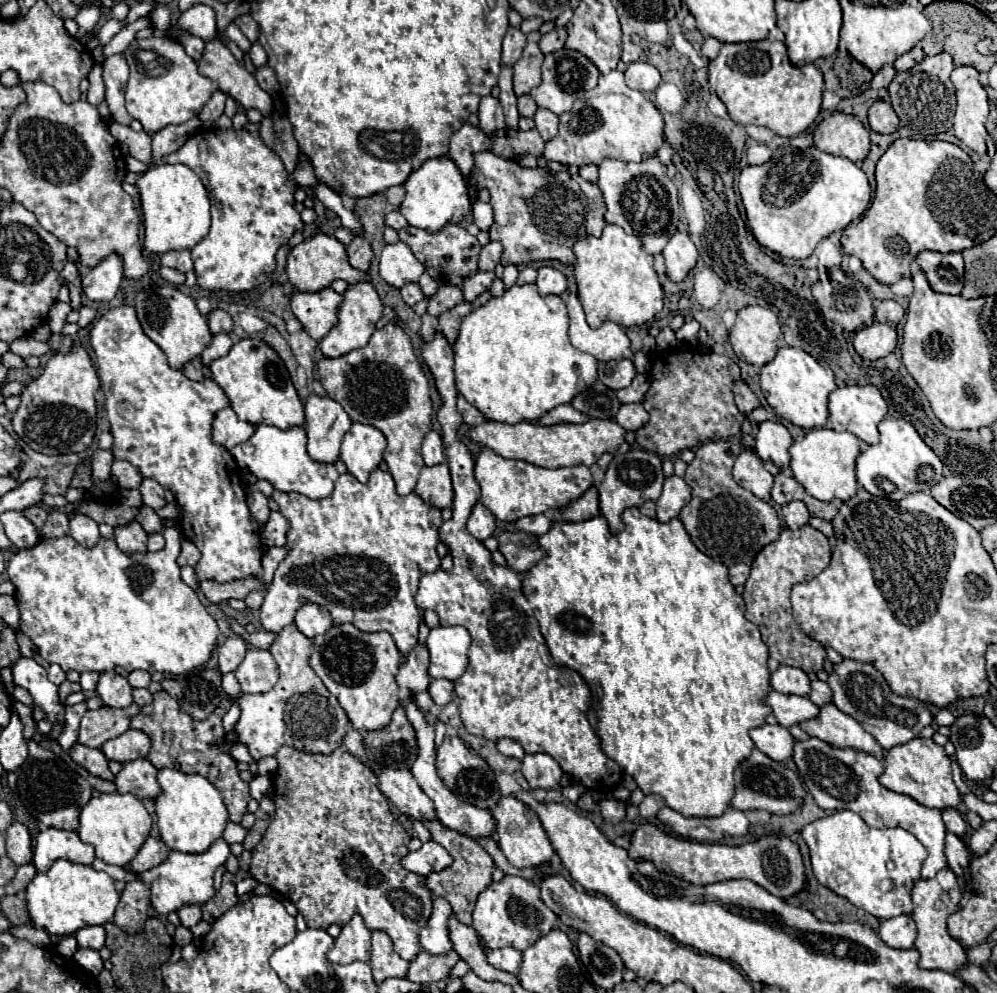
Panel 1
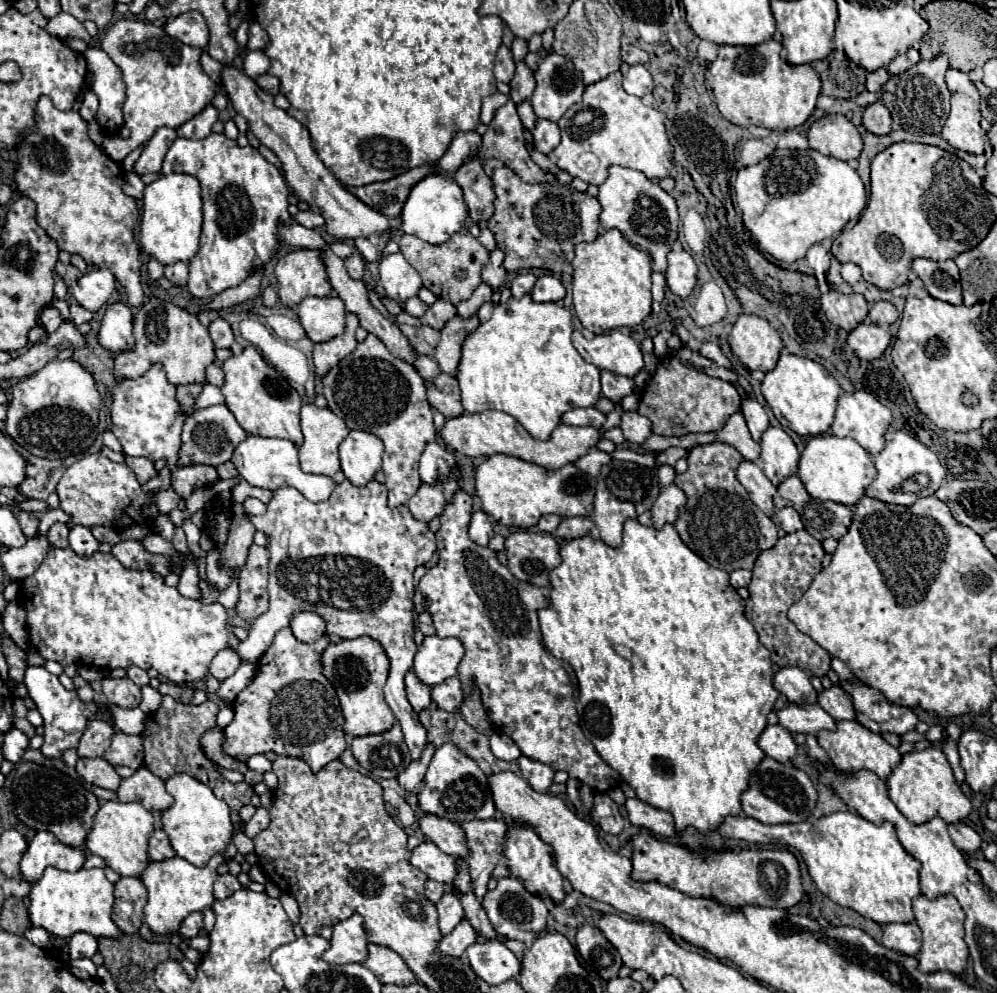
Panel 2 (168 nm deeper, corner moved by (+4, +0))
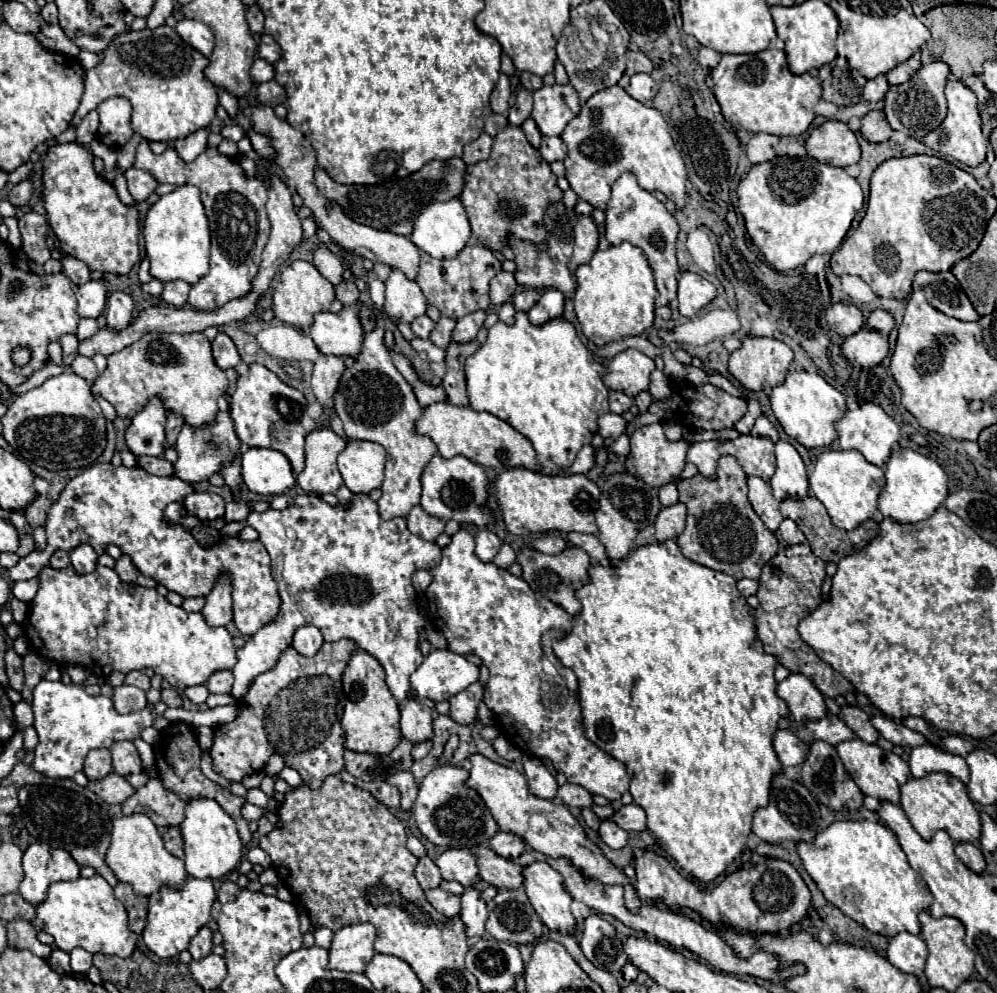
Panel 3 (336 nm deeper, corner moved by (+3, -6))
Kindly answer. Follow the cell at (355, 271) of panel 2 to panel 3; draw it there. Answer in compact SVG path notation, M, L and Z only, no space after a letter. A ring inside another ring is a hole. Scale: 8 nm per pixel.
M353 274L349 280L341 282L341 284L335 288L337 300L341 300L343 306L351 306L351 304L355 304L357 298L359 298L359 290L357 290L357 286L355 286L355 280L357 280L357 276Z

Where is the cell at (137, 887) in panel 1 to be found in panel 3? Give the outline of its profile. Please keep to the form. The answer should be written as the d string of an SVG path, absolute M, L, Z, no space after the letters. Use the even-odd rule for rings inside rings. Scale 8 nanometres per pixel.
M119 882L115 886L115 898L125 906L125 910L129 914L127 928L135 934L141 934L147 924L147 896L139 896L131 890L129 884Z

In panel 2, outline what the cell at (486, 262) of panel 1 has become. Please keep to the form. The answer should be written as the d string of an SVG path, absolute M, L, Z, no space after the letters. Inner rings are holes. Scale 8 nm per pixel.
M496 248L494 252L490 252L490 262L482 270L484 284L488 284L494 290L502 288L506 282L506 276L508 276L508 272L502 266L502 260L504 260L504 252L500 248Z

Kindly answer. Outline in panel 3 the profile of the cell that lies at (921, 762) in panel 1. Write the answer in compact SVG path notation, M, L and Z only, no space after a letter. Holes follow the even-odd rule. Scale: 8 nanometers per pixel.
M931 772L923 778L909 778L901 784L901 806L909 816L911 826L929 840L937 830L945 830L955 842L977 842L981 836L979 812L967 796L967 788L955 776Z

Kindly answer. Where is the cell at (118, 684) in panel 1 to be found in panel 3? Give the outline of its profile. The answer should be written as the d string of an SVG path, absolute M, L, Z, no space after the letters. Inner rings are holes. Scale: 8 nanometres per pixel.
M121 684L113 690L113 704L115 704L117 712L131 714L131 712L139 712L147 706L147 696L137 686Z

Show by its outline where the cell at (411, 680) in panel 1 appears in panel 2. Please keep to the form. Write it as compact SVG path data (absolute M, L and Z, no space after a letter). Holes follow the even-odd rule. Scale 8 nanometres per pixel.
M412 670L406 674L406 692L408 692L408 702L412 704L412 708L414 708L416 714L422 712L422 710L426 710L426 708L430 706L430 702L432 702L432 700L430 700L430 688L424 686L424 684L414 676Z

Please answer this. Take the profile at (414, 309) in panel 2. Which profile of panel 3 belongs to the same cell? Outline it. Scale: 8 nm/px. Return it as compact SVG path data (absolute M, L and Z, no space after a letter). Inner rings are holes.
M419 316L419 318L413 320L411 330L413 330L413 334L419 336L419 338L429 338L429 332L433 330L433 320L431 320L429 316Z

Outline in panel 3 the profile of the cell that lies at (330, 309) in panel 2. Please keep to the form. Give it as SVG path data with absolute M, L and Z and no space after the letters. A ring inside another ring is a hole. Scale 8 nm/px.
M345 306L341 312L317 312L313 316L309 336L323 354L359 354L363 344L363 328L355 306Z

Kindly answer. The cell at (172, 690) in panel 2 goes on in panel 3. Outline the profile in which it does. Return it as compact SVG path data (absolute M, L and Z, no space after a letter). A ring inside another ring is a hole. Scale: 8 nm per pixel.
M169 688L169 690L163 690L161 692L161 700L169 706L169 708L177 708L177 706L181 706L183 704L183 700L181 700L181 696L173 690L173 688Z

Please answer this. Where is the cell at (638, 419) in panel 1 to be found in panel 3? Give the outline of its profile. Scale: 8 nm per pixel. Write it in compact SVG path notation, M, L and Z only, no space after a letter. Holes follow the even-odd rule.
M649 424L649 426L639 426L631 434L631 454L627 456L627 472L635 474L637 478L645 480L645 484L659 488L667 482L675 482L679 476L681 468L685 466L685 452L689 448L689 442L677 440L669 442L663 434L661 424Z

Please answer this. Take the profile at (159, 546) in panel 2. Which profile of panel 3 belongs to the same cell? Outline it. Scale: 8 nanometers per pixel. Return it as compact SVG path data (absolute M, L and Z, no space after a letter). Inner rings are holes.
M95 464L85 468L81 474L71 478L57 502L51 506L45 528L47 542L43 550L33 550L31 554L19 558L15 566L7 570L13 582L31 580L39 574L55 550L65 548L67 552L87 542L97 554L103 554L107 544L115 544L123 554L133 558L133 564L141 574L151 576L165 588L189 598L207 596L213 588L215 576L227 570L233 580L233 622L241 634L255 634L261 626L269 624L277 616L279 596L277 584L271 578L271 560L265 546L255 542L245 542L241 538L221 538L219 544L203 548L195 538L185 532L179 524L165 524L163 508L171 502L182 501L195 492L193 484L177 476L149 476L139 468L115 468L113 464Z

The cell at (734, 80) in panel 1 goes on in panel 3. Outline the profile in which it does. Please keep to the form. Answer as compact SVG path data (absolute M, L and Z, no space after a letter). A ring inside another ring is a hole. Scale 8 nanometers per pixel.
M763 50L757 54L723 54L721 62L717 68L711 71L713 80L713 94L723 118L737 130L747 130L747 132L765 132L765 134L775 134L775 136L799 136L803 134L809 124L815 118L815 104L821 100L821 84L819 80L815 80L811 74L793 74L787 68L787 60L785 60L785 52L783 50Z

